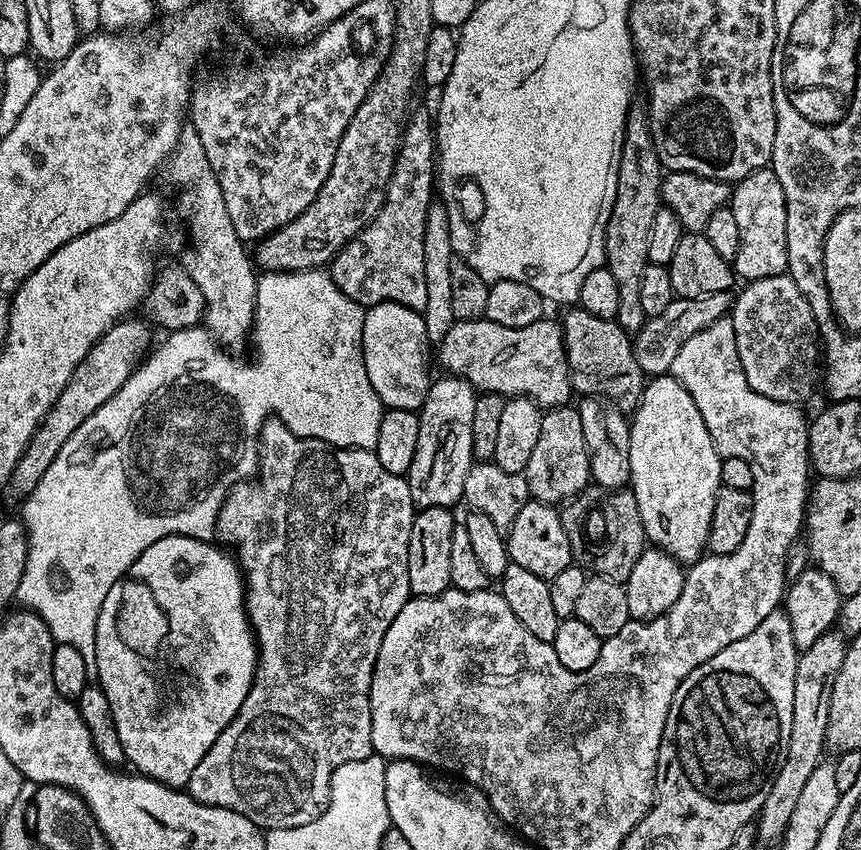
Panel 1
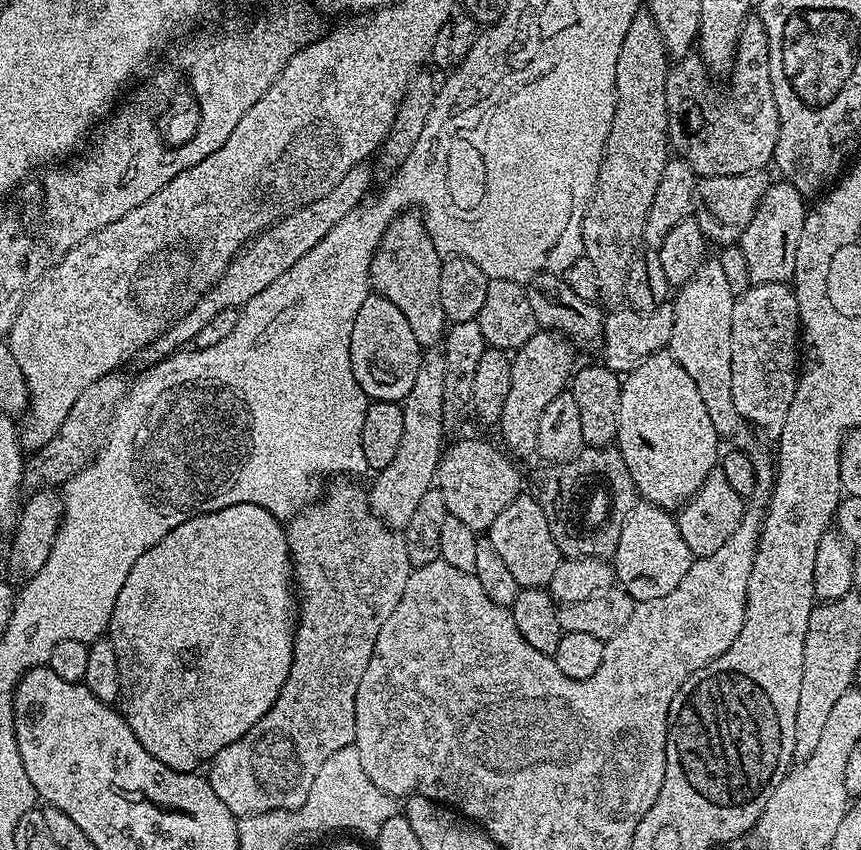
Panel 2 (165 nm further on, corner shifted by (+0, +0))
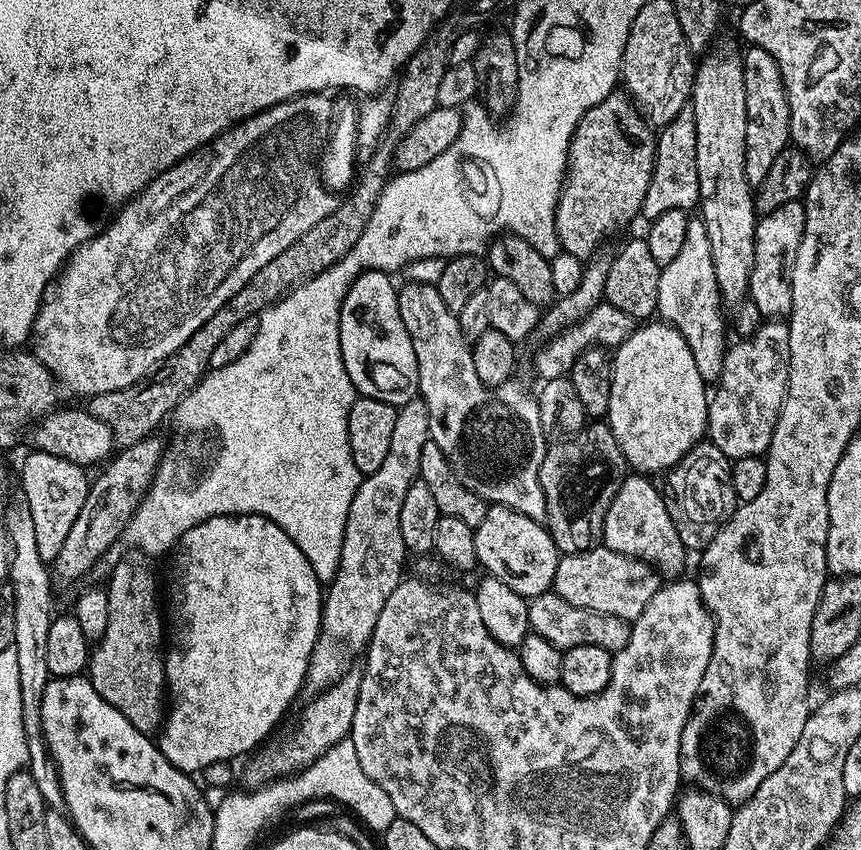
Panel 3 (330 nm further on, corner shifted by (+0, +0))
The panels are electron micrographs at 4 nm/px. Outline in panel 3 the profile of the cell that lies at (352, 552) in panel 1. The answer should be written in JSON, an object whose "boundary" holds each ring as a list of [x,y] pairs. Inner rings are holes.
{"boundary":[[[354,666],[334,686],[311,697],[307,701],[308,705],[300,712],[300,721],[280,741],[273,739],[247,761],[249,764],[244,772],[244,780],[248,784],[245,785],[249,789],[261,788],[263,784],[268,784],[271,780],[279,780],[282,776],[301,772],[303,768],[313,764],[319,756],[326,754],[330,746],[345,739],[352,730],[354,710],[358,706],[358,690],[362,686],[363,677],[363,671]]]}

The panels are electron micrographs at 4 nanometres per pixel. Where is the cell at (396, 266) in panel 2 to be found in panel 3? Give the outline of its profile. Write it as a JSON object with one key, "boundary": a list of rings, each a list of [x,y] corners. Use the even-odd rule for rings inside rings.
{"boundary":[[[435,284],[405,285],[398,291],[398,310],[418,358],[418,396],[430,410],[430,439],[448,458],[462,486],[478,498],[518,510],[526,518],[547,521],[540,471],[549,441],[538,418],[536,396],[509,382],[495,389],[496,400],[492,400],[493,393],[474,370],[472,346],[462,334],[459,315],[442,302]]]}

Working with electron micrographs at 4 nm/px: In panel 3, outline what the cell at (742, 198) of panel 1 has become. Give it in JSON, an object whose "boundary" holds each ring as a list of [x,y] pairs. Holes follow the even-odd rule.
{"boundary":[[[800,200],[786,202],[786,206],[778,206],[778,210],[763,213],[756,222],[756,237],[754,238],[754,264],[748,279],[747,299],[758,306],[761,317],[787,318],[792,314],[792,271],[794,258],[798,258],[798,246],[802,246],[802,234],[806,226],[806,210]]]}

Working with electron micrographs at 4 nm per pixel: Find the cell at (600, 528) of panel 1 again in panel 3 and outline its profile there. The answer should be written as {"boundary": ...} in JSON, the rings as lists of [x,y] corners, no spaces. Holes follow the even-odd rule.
{"boundary":[[[585,423],[578,434],[549,443],[542,458],[540,485],[546,498],[546,527],[561,554],[589,552],[603,541],[606,510],[628,471],[628,462],[607,423]]]}

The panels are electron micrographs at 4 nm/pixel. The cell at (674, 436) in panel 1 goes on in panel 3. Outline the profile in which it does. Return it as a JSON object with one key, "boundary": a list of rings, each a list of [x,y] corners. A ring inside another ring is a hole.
{"boundary":[[[644,322],[639,326],[633,327],[632,333],[626,338],[626,342],[622,342],[614,350],[614,355],[612,356],[612,381],[610,382],[610,406],[606,417],[606,423],[612,429],[614,438],[622,450],[625,460],[628,462],[629,469],[635,470],[640,474],[667,473],[668,469],[676,465],[695,444],[701,443],[705,439],[708,430],[710,392],[709,389],[704,389],[707,388],[706,381],[702,378],[702,374],[698,374],[698,366],[694,362],[694,354],[690,354],[690,346],[686,346],[686,338],[682,338],[682,334],[678,334],[678,330],[674,330],[668,324],[663,322],[652,323],[656,322]]]}

